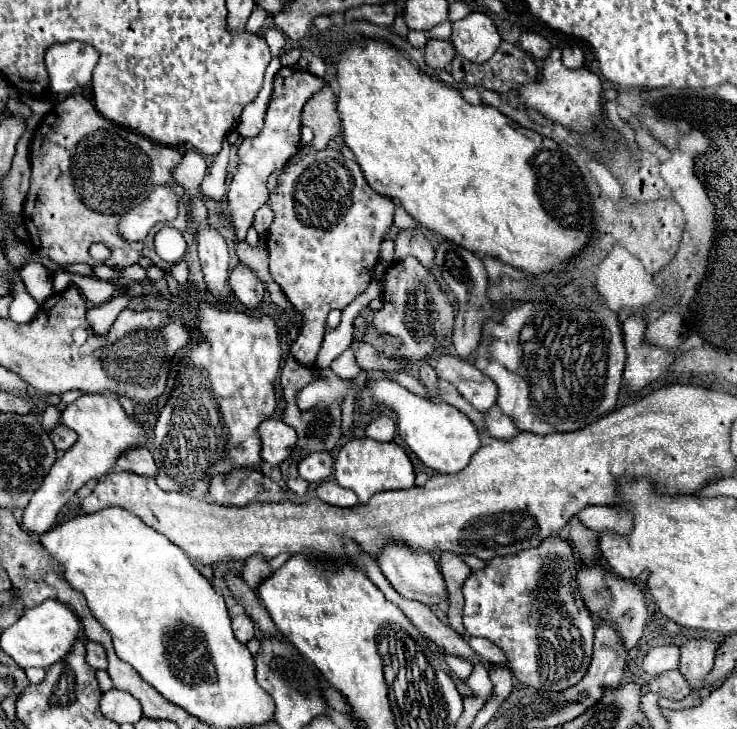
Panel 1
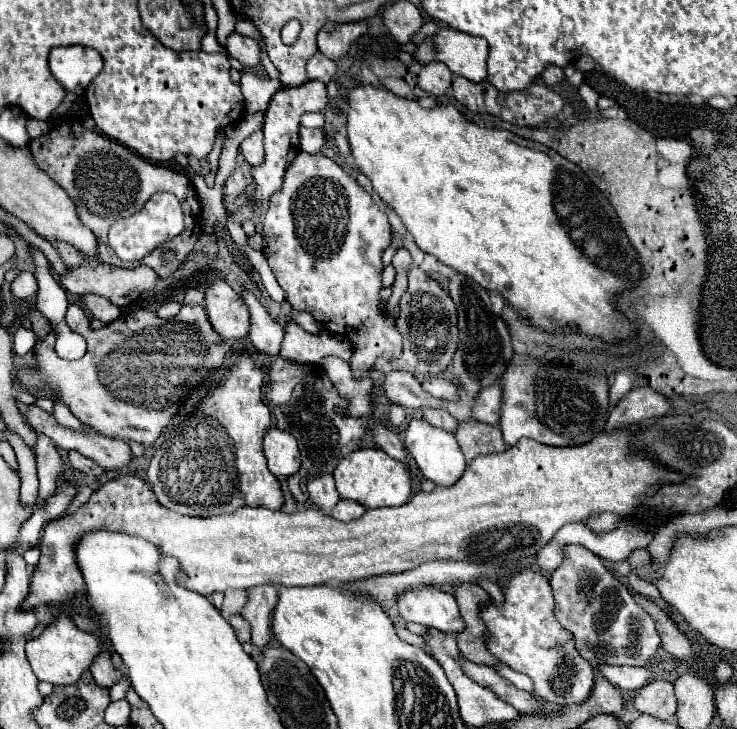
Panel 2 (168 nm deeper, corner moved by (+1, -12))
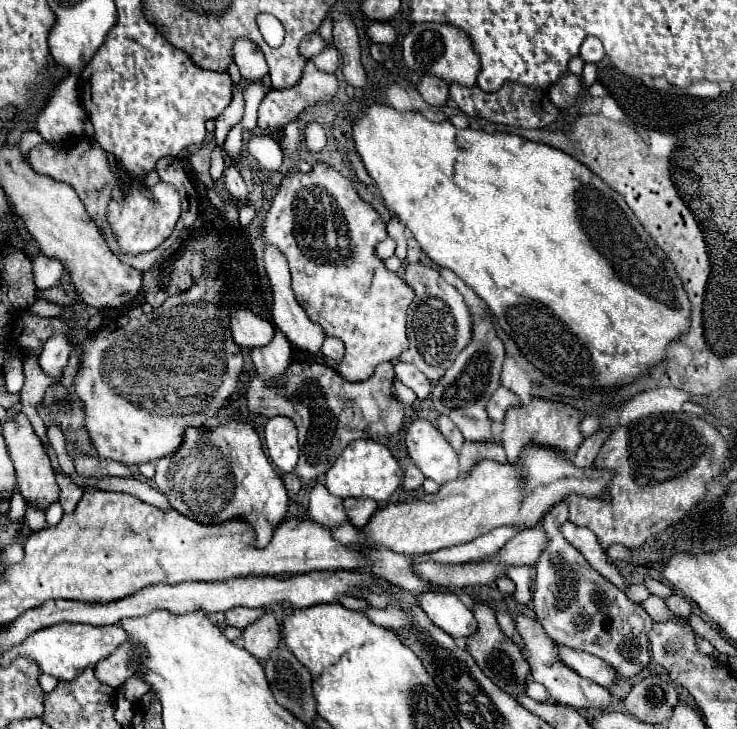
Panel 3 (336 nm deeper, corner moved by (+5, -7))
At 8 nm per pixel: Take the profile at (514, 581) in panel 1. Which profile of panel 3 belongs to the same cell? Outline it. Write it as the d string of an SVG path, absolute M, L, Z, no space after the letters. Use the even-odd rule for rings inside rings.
M521 615L521 617L517 617L515 625L517 625L517 631L527 645L527 649L523 653L529 661L529 665L531 665L531 679L537 681L537 683L543 683L545 689L549 691L551 699L555 699L561 705L569 705L573 709L583 709L583 707L587 707L587 709L607 709L611 705L613 699L611 699L611 693L605 687L599 687L599 685L579 677L573 669L569 669L565 663L561 663L557 649L555 649L555 643L547 637L547 633L543 631L543 627L537 619L527 619L525 615Z

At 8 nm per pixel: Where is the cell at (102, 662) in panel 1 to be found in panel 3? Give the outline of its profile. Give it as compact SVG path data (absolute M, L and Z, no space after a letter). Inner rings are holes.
M123 643L111 657L99 661L95 665L95 675L101 683L107 683L111 687L119 687L123 685L131 675L131 651L135 651L135 647L131 647L129 643Z

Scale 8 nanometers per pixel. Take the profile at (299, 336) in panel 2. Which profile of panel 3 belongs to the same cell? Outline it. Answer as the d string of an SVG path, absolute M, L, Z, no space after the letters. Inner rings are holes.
M327 337L327 339L323 341L321 353L323 353L327 359L331 359L331 361L341 363L341 359L343 359L343 355L345 355L343 341L341 341L341 339L337 339L337 337Z

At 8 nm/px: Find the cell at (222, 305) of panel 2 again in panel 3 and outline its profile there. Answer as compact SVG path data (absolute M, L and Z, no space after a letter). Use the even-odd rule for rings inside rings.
M237 309L233 313L231 331L233 331L235 343L247 349L265 347L275 335L273 325L249 309Z

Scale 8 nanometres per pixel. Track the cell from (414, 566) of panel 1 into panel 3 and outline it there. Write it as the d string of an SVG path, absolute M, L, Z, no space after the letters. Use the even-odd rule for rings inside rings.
M427 591L421 595L421 607L429 619L451 637L469 637L477 631L473 613L461 603L455 593Z

